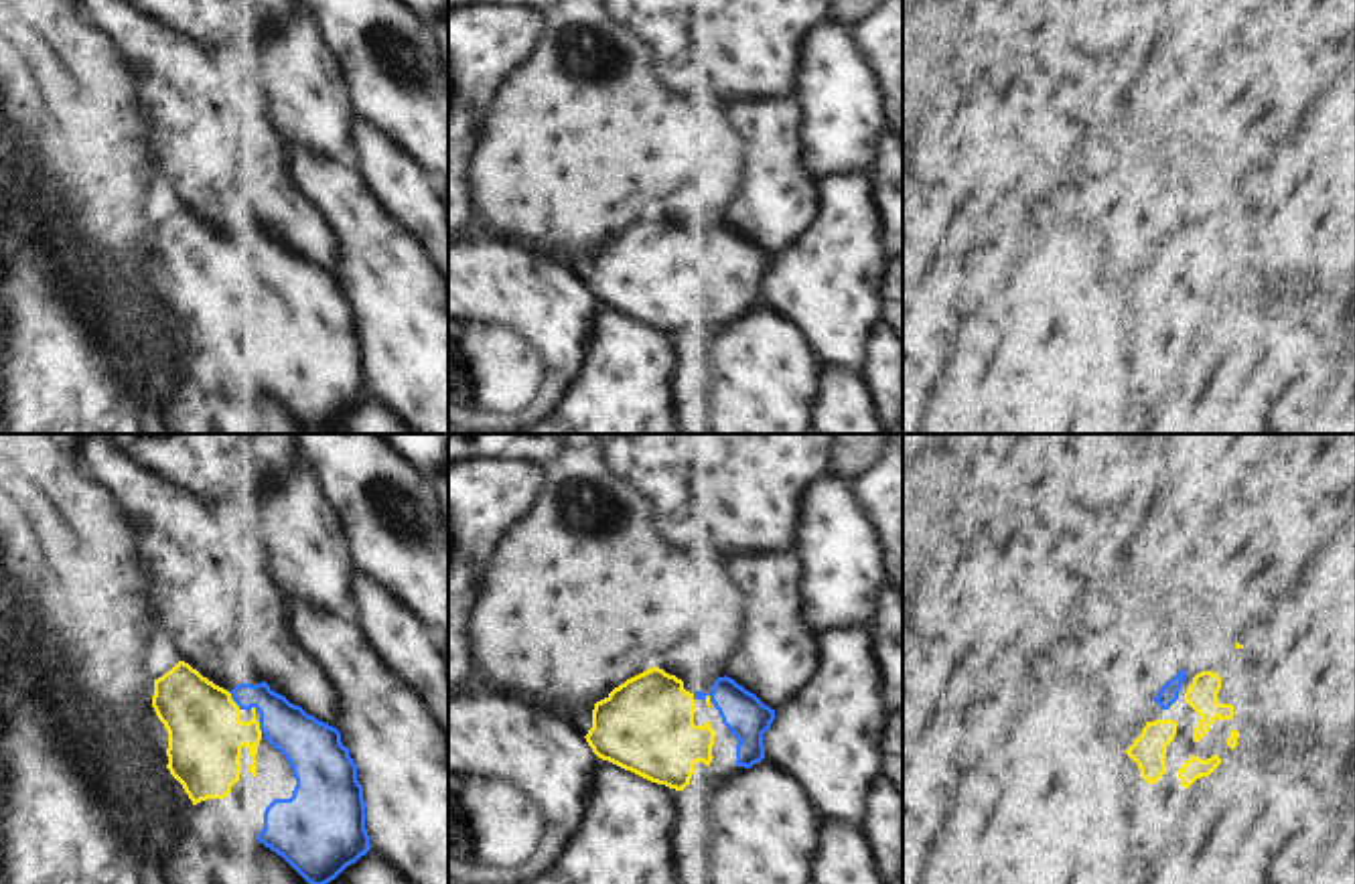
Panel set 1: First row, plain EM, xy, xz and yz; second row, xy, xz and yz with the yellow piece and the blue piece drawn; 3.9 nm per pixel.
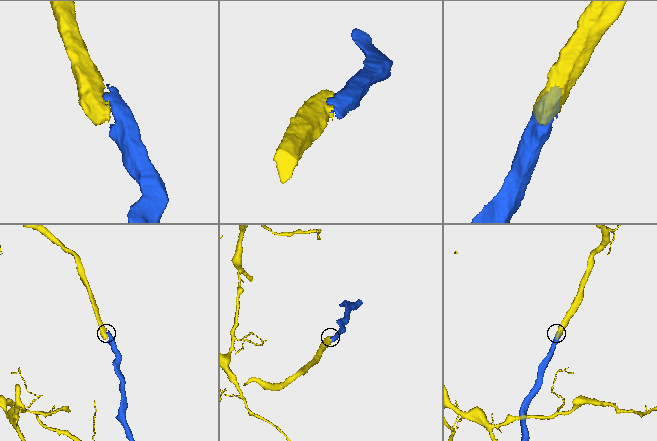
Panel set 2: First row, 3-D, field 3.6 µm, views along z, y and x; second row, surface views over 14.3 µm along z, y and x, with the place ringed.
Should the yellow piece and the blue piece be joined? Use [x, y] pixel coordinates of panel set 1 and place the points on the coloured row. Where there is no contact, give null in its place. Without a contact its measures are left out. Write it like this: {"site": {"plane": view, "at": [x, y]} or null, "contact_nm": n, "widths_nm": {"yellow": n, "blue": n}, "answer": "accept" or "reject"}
{"site": {"plane": "xy", "at": [232, 700]}, "contact_nm": 90, "widths_nm": {"yellow": 300, "blue": 190}, "answer": "accept"}

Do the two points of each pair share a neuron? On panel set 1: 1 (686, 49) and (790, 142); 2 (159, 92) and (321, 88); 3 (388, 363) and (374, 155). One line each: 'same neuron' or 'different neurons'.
1: different neurons
2: different neurons
3: different neurons

